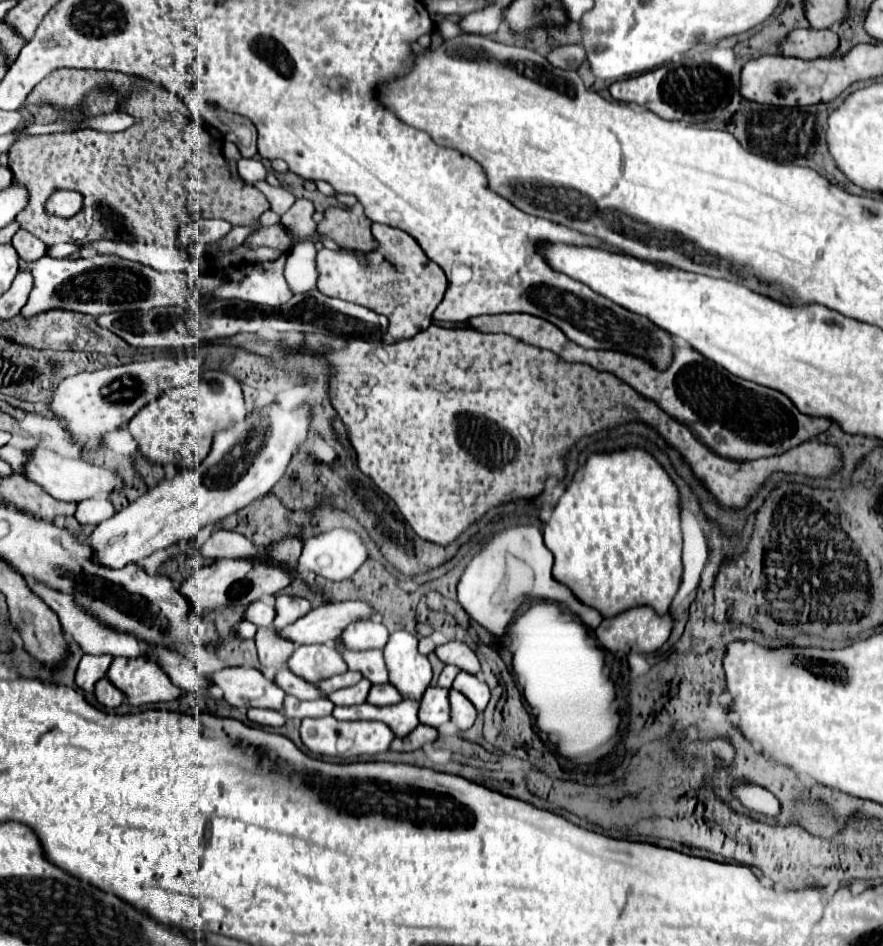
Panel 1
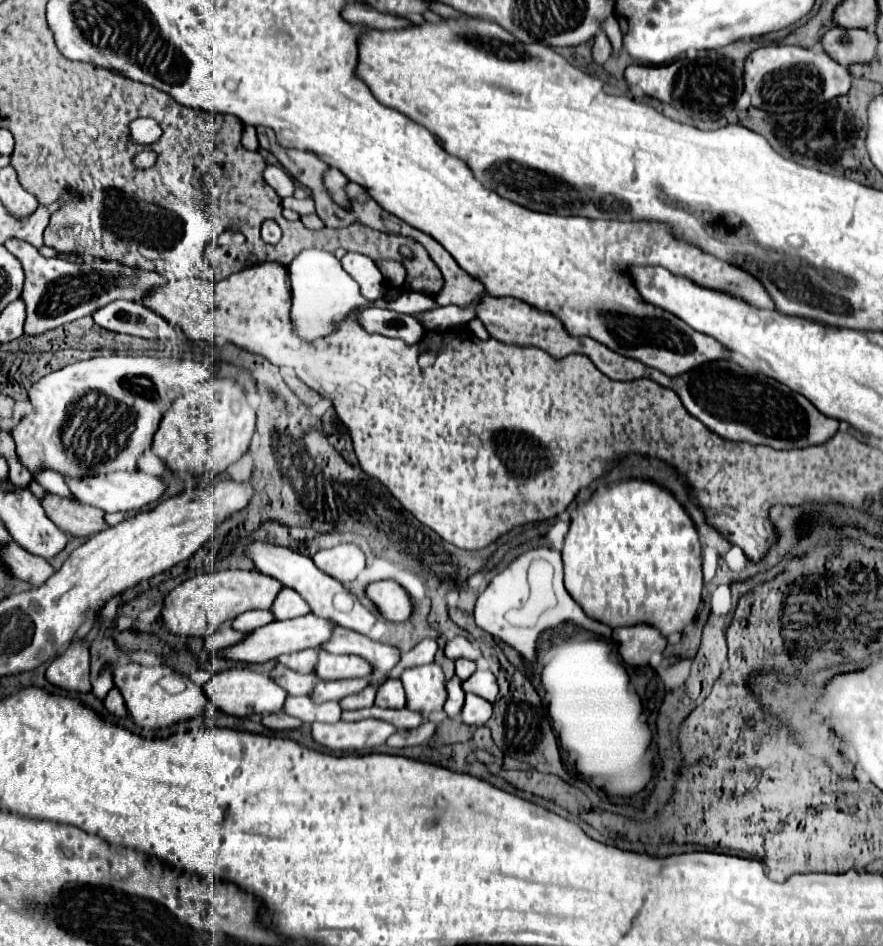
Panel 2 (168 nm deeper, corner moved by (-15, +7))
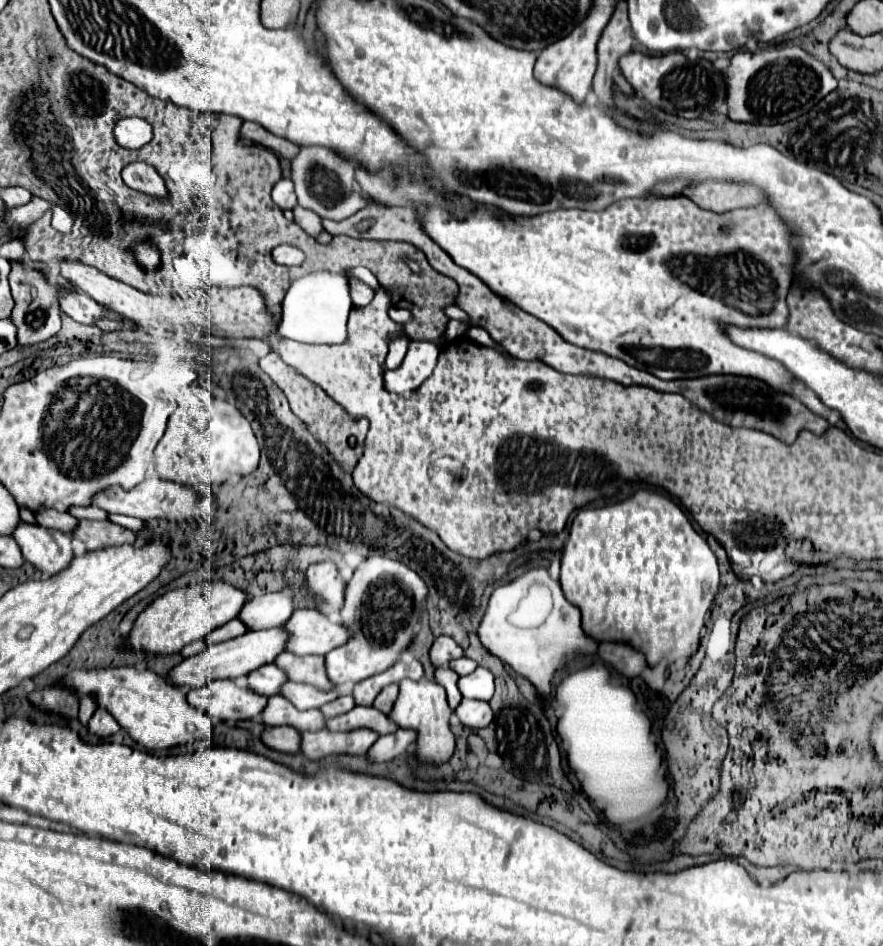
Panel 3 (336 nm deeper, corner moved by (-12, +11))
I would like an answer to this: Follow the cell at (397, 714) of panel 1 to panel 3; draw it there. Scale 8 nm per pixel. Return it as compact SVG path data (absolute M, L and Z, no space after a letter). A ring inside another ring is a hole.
M355 706L353 710L327 720L325 728L333 730L333 732L349 732L349 730L357 730L357 728L369 728L369 730L377 730L379 736L393 734L397 730L397 726L387 718L387 714L379 712L373 706Z

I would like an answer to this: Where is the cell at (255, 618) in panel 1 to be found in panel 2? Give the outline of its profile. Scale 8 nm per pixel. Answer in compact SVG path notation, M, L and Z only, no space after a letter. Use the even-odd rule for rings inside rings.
M250 610L250 612L240 614L240 616L232 622L232 628L252 632L252 630L256 630L256 628L272 622L272 620L276 620L276 618L272 616L272 610Z

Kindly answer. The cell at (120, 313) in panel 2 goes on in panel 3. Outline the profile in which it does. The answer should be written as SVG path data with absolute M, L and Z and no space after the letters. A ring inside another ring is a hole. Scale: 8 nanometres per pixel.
M59 292L59 308L81 324L93 324L93 320L101 316L115 316L117 320L121 320L121 316L111 314L107 308L99 306L83 292Z

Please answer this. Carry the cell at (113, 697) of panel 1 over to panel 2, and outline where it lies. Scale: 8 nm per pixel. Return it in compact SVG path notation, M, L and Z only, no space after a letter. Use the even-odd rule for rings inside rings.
M112 688L110 692L108 692L108 696L104 698L104 706L112 712L112 714L116 714L116 716L126 716L126 706L124 706L124 698L122 698L122 694L120 694L120 690L116 690L116 688Z

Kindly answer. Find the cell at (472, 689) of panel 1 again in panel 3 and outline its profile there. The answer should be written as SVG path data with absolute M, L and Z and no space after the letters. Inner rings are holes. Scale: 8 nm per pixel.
M477 668L473 674L459 678L459 690L463 698L489 702L493 696L493 674L487 668Z

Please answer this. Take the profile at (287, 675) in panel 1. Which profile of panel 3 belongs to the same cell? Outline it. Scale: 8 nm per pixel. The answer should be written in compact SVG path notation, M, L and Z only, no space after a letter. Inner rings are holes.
M265 664L265 666L259 666L257 670L249 672L247 686L251 690L257 690L257 694L273 696L279 692L279 688L285 680L287 680L287 676L283 670L279 670L275 664Z

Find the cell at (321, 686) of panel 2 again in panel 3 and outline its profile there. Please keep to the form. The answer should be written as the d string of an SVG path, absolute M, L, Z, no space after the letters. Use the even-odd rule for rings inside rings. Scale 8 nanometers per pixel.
M285 682L285 686L281 686L281 696L289 698L289 702L293 702L293 706L297 706L297 710L311 710L311 708L321 708L323 704L335 700L339 694L337 694L337 690L323 692L309 684Z

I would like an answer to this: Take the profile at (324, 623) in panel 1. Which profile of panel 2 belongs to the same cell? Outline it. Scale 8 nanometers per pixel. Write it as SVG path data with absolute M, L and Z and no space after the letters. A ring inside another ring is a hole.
M312 612L306 616L294 618L294 620L282 620L282 622L276 620L276 622L270 622L266 626L256 628L252 634L248 634L246 640L242 640L240 644L236 644L232 648L216 652L216 656L228 658L228 660L244 660L250 664L254 664L254 662L260 664L266 660L274 660L280 654L290 654L290 652L304 650L304 648L320 648L324 642L328 642L334 628L336 628L334 622L328 622L328 618L320 618Z

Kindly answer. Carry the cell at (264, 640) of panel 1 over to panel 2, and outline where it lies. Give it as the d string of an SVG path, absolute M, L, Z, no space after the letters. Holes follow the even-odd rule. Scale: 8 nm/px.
M308 648L308 650L300 650L300 652L292 652L292 654L284 654L280 660L280 664L298 670L298 672L314 672L314 664L316 664L316 650Z

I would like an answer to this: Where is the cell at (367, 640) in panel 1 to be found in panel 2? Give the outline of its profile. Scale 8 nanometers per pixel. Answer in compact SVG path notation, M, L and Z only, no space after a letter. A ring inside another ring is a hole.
M248 540L244 552L254 562L256 570L260 570L266 576L272 576L272 578L280 580L284 586L294 588L298 594L302 594L302 598L310 604L310 608L316 616L338 622L340 626L356 630L360 634L368 634L372 630L372 626L376 624L376 616L352 592L348 592L340 582L336 582L336 580L332 580L332 576L324 574L312 562L310 556L304 556L300 552L294 552L290 548L270 544L270 542L264 542L264 540Z

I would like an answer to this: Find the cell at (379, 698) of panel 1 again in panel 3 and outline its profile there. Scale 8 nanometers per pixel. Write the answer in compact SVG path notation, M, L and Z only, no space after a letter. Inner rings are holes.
M397 684L385 686L385 688L379 692L379 696L375 698L375 704L373 704L373 706L377 706L377 710L385 710L385 714L389 714L391 708L393 708L393 702L395 702L395 698L397 698L397 692L399 692L399 686L397 686Z

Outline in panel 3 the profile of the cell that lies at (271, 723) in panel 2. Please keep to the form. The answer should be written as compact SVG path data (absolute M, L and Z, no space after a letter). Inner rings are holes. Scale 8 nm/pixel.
M267 726L261 734L261 740L267 748L283 752L283 754L297 754L299 752L299 738L301 734L291 726Z

